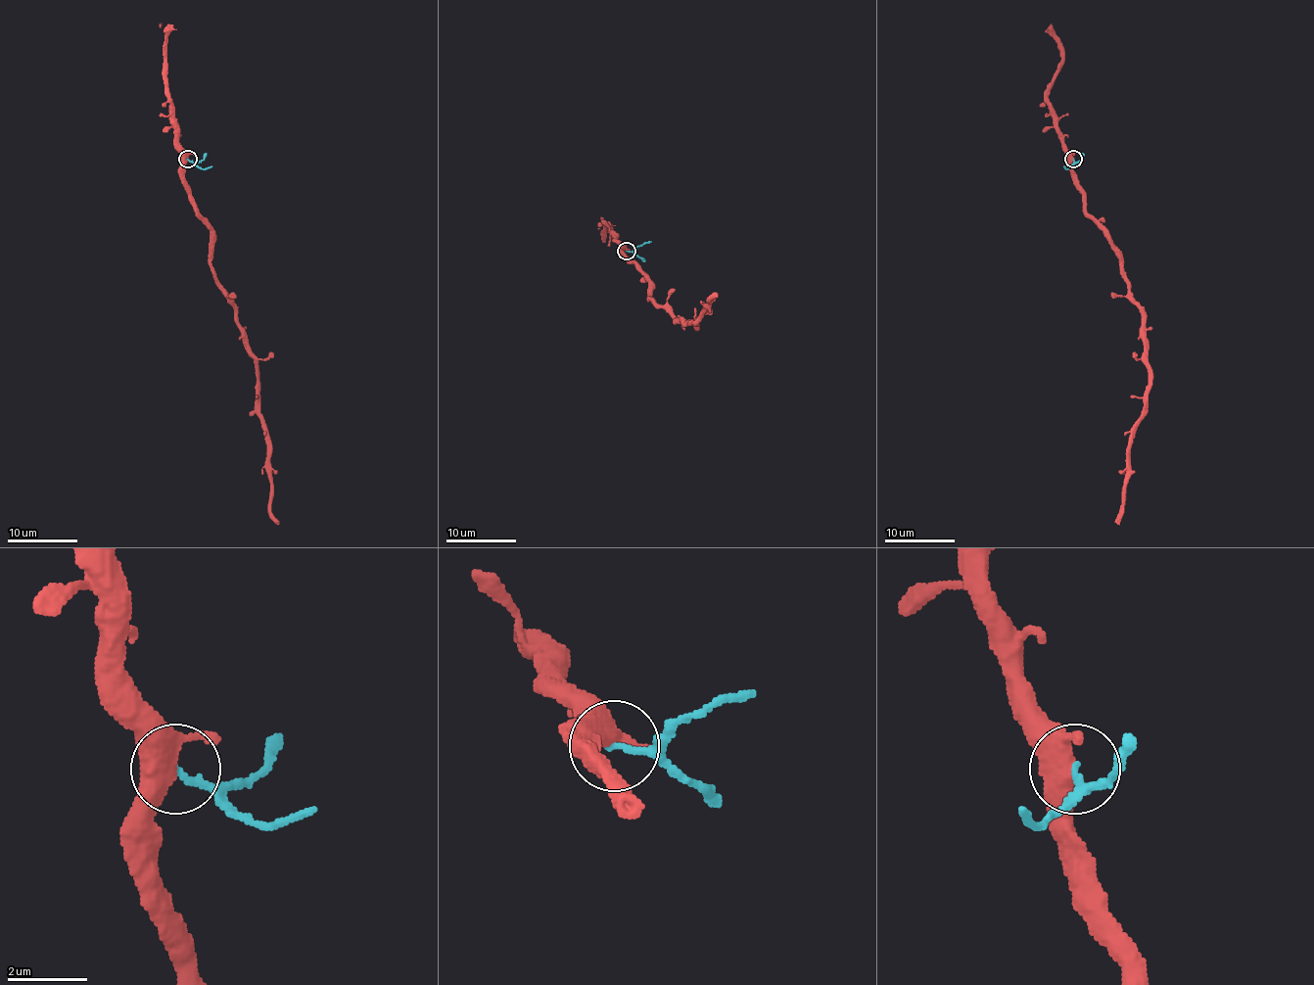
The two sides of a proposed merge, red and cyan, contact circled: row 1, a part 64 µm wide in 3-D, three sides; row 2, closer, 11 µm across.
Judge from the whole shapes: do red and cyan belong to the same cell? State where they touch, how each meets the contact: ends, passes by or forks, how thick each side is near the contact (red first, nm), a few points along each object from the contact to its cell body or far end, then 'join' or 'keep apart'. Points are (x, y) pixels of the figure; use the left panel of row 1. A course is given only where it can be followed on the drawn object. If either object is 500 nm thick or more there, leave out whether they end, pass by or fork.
(188, 159) | red forks | cyan ends | 420/170 nm | red via (188, 160), (184, 186), (210, 230), (212, 274), (255, 364), (278, 525) | cyan via (188, 160), (202, 168), (212, 166) | keep apart

